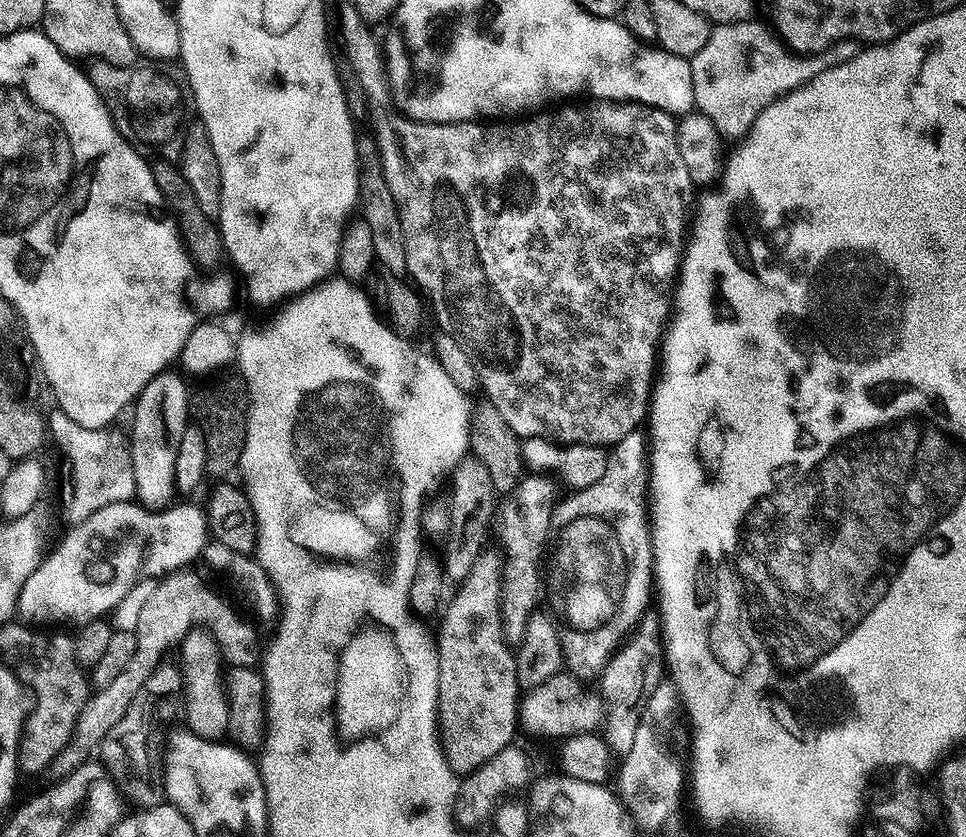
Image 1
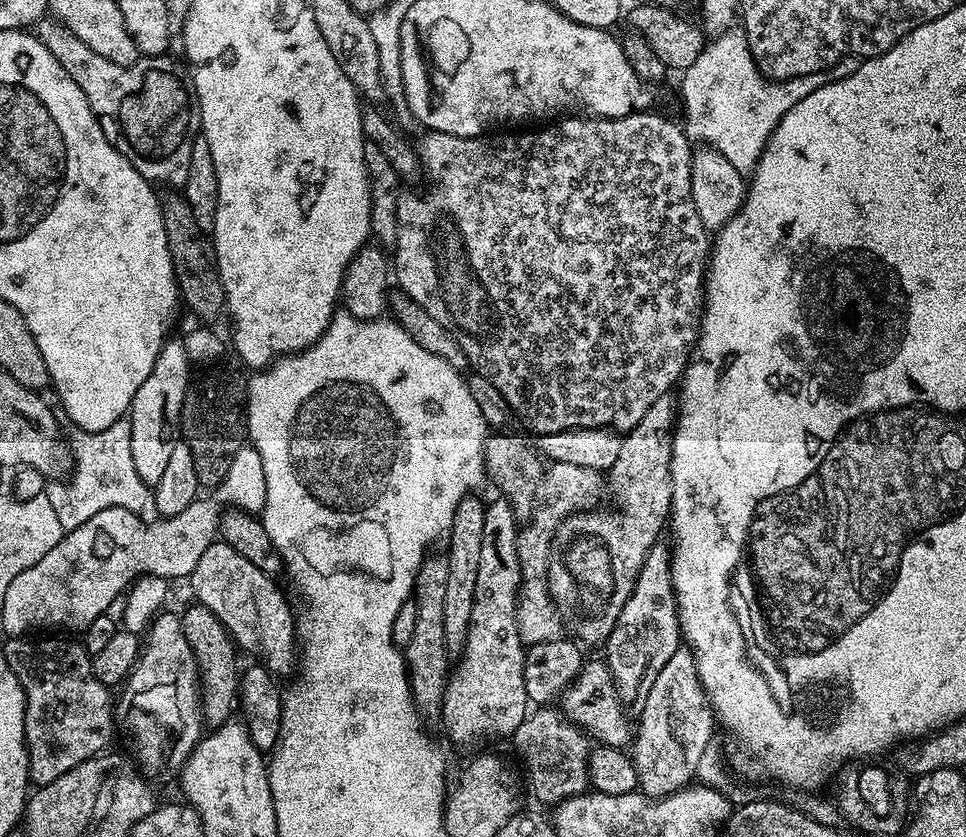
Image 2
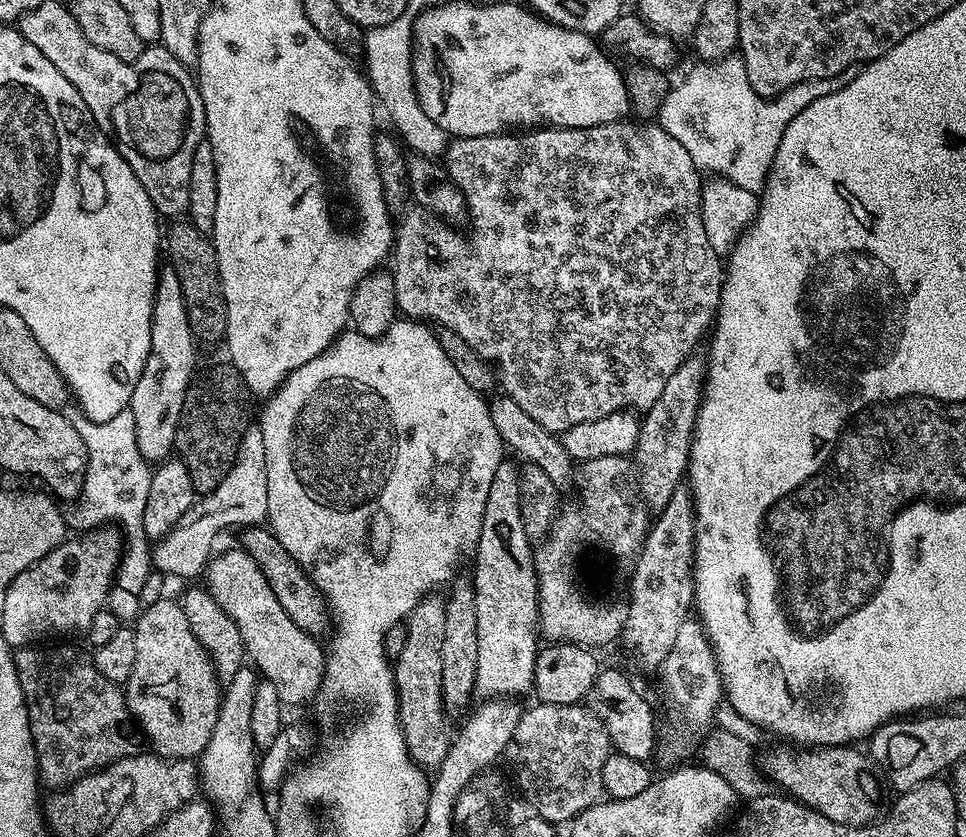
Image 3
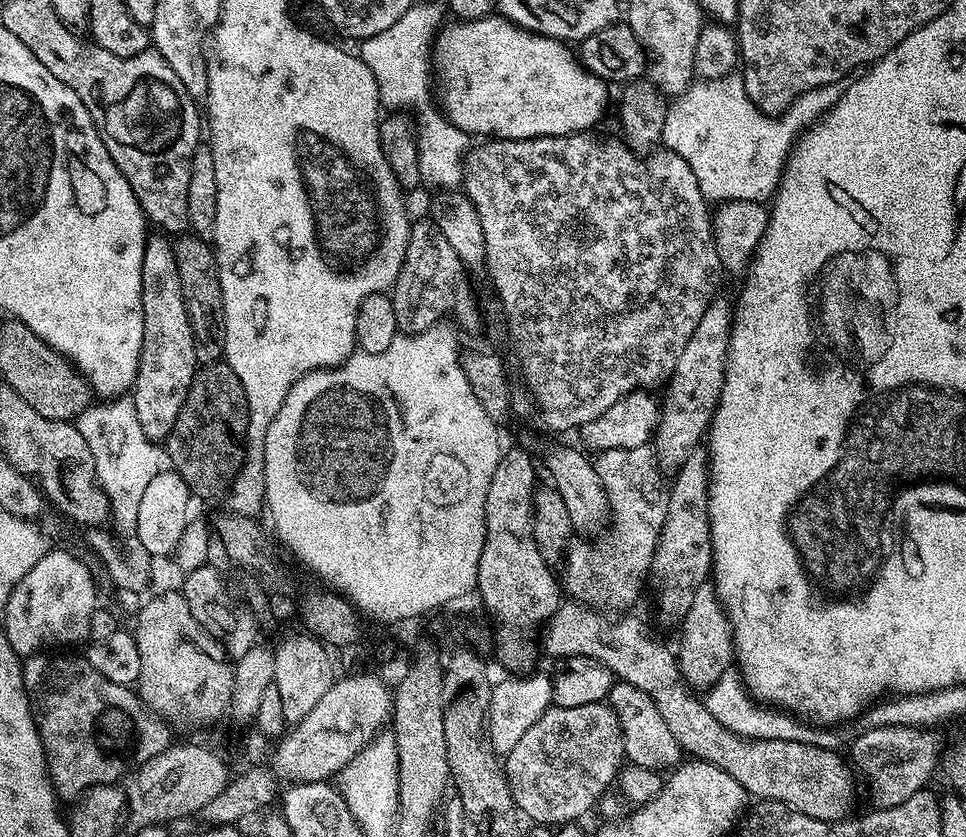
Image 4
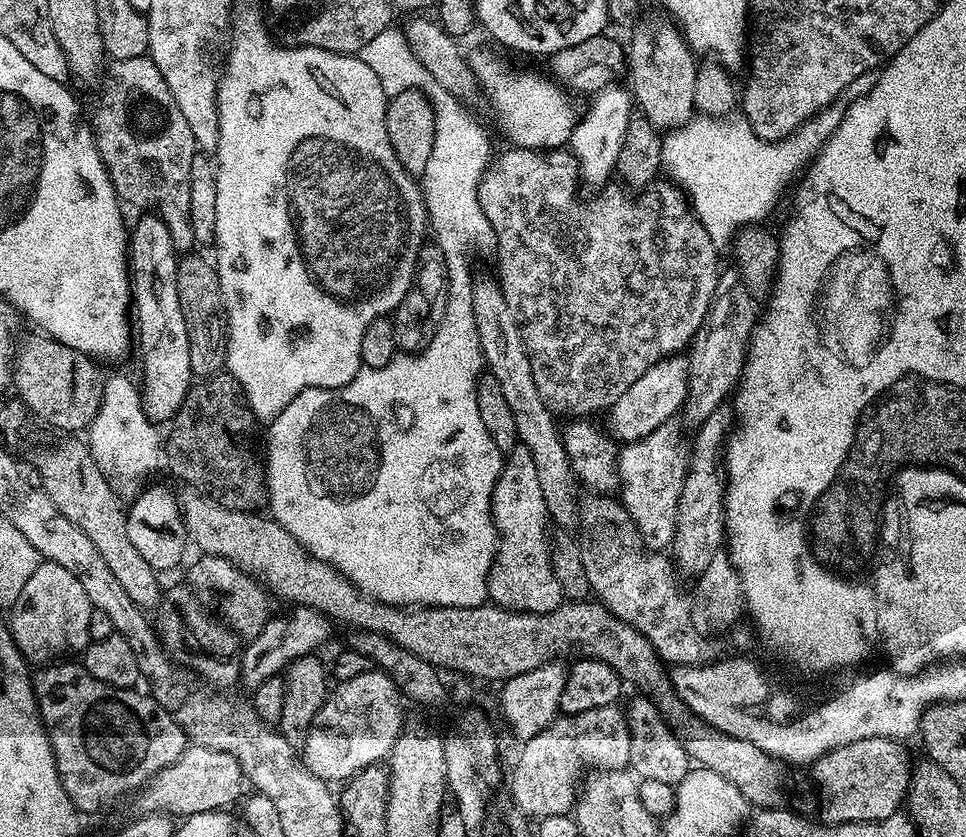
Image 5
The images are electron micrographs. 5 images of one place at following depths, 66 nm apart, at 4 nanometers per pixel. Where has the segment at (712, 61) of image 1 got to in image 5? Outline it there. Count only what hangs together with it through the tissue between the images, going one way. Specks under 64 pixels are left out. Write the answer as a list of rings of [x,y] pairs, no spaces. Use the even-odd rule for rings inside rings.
[[[701,114],[693,115],[679,128],[669,131],[660,145],[660,158],[665,169],[672,171],[671,179],[686,193],[691,211],[700,225],[718,246],[731,245],[741,228],[755,225],[772,208],[796,172],[800,160],[800,144],[796,138],[769,142],[759,140],[743,115],[729,114],[719,118]]]

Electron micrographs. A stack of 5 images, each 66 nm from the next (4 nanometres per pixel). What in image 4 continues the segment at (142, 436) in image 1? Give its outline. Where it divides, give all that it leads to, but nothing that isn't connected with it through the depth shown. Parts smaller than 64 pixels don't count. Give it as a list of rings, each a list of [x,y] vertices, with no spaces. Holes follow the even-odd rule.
[[[164,234],[149,235],[146,250],[142,254],[142,314],[144,315],[142,354],[136,383],[130,389],[130,397],[138,412],[138,419],[146,438],[155,442],[164,442],[167,441],[170,430],[178,418],[178,410],[182,410],[182,402],[186,402],[186,394],[190,390],[198,367],[196,339],[190,330],[190,318],[186,302],[182,298],[182,278],[178,278],[176,249],[173,241]]]

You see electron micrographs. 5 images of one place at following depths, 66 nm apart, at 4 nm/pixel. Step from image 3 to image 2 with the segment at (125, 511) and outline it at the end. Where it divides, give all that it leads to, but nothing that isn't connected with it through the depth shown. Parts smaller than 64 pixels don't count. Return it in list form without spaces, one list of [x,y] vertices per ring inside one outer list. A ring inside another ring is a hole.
[[[122,419],[107,427],[106,430],[88,432],[73,429],[70,434],[69,448],[72,449],[73,471],[69,480],[51,480],[45,483],[45,491],[59,521],[65,531],[72,531],[88,522],[94,514],[104,509],[120,508],[139,513],[150,502],[149,485],[142,482],[142,478],[135,469],[133,455],[130,451],[130,426],[129,419]]]

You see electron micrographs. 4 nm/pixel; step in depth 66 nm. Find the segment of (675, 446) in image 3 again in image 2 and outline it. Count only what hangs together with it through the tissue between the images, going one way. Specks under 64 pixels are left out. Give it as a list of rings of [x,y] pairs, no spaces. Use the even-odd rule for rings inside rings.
[[[671,395],[658,398],[642,418],[624,436],[622,450],[618,454],[618,462],[614,462],[612,468],[607,469],[606,476],[610,481],[610,488],[616,491],[616,504],[624,516],[632,516],[632,525],[624,524],[620,516],[600,517],[596,510],[578,511],[570,517],[566,517],[556,532],[555,547],[564,551],[564,564],[576,583],[576,592],[580,595],[580,604],[584,607],[584,616],[588,621],[576,628],[575,635],[585,645],[603,645],[608,639],[610,630],[630,594],[634,590],[634,582],[638,578],[638,570],[642,570],[642,562],[646,554],[657,543],[660,527],[665,527],[672,510],[672,433],[676,427],[678,404]]]

